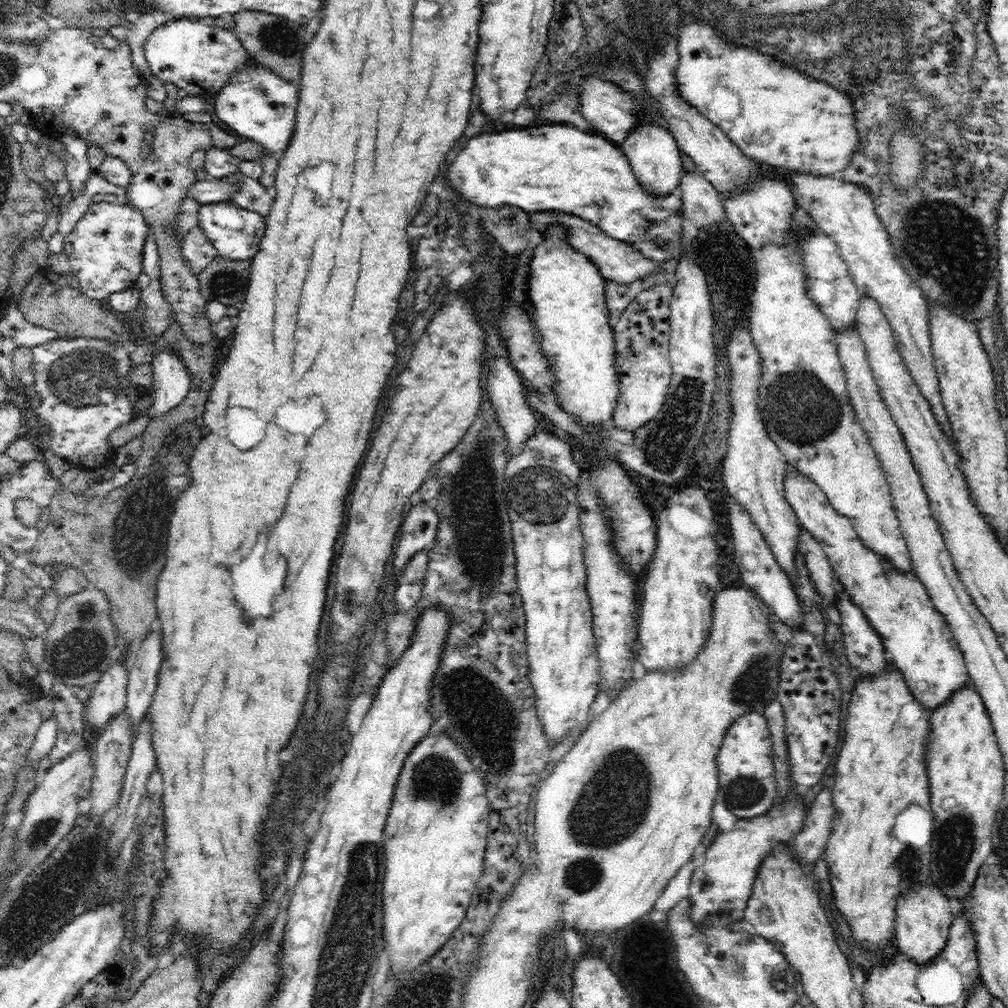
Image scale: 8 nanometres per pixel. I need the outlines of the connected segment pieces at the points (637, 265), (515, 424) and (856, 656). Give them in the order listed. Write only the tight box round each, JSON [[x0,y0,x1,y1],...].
[[533,211,657,284],[486,357,539,456],[835,586,889,675]]

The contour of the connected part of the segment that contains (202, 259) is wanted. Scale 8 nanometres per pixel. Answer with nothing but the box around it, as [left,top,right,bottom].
[182,225,217,277]

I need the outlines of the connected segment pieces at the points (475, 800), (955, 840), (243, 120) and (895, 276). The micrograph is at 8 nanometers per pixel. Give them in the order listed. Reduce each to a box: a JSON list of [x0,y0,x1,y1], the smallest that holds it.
[[382,731,491,970],[928,685,1006,900],[215,64,299,152],[784,170,952,439]]

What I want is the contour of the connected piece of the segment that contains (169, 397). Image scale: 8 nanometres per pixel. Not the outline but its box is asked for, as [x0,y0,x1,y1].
[151,349,191,415]

